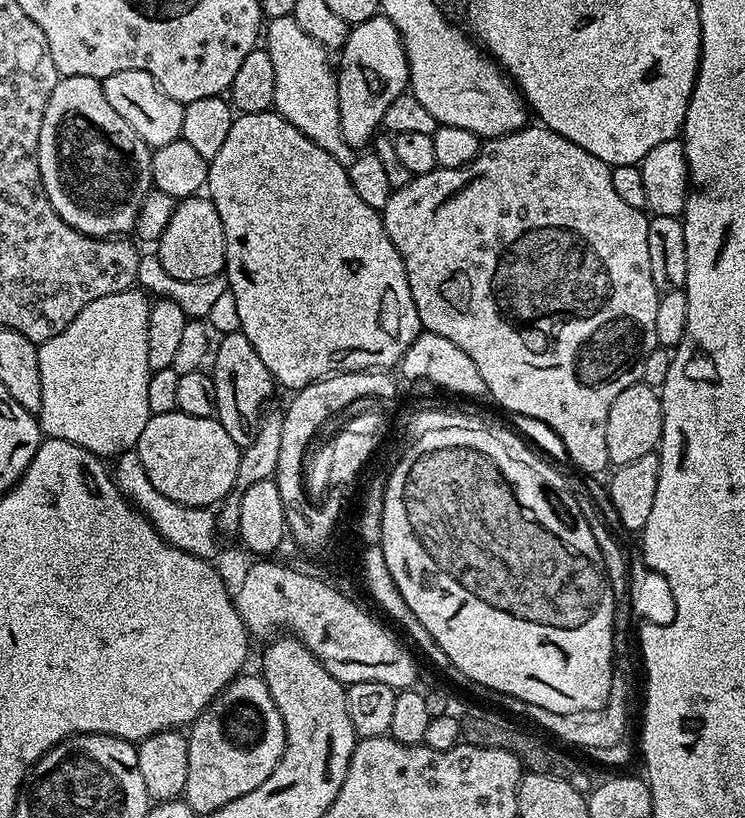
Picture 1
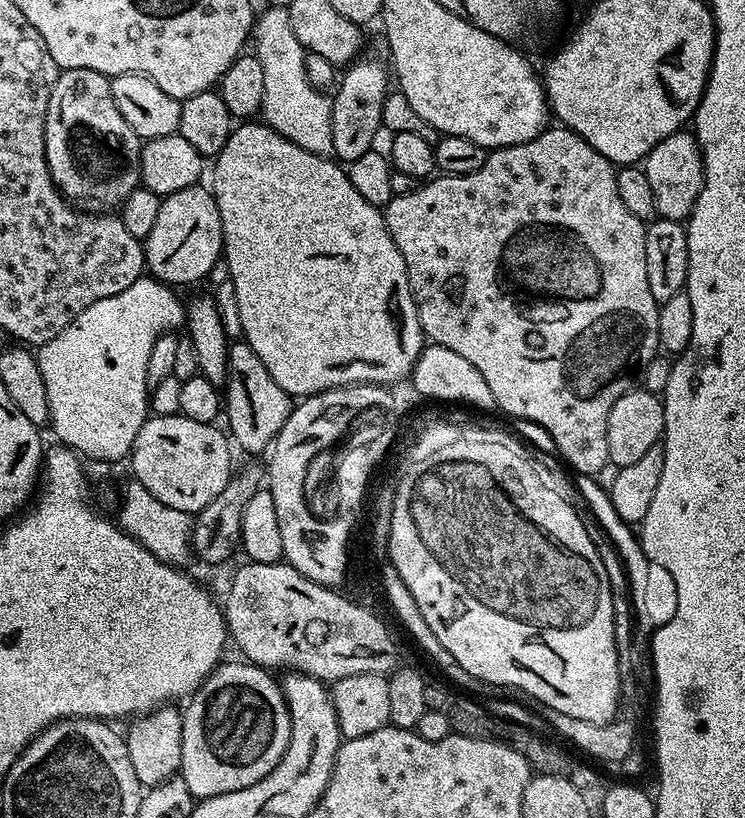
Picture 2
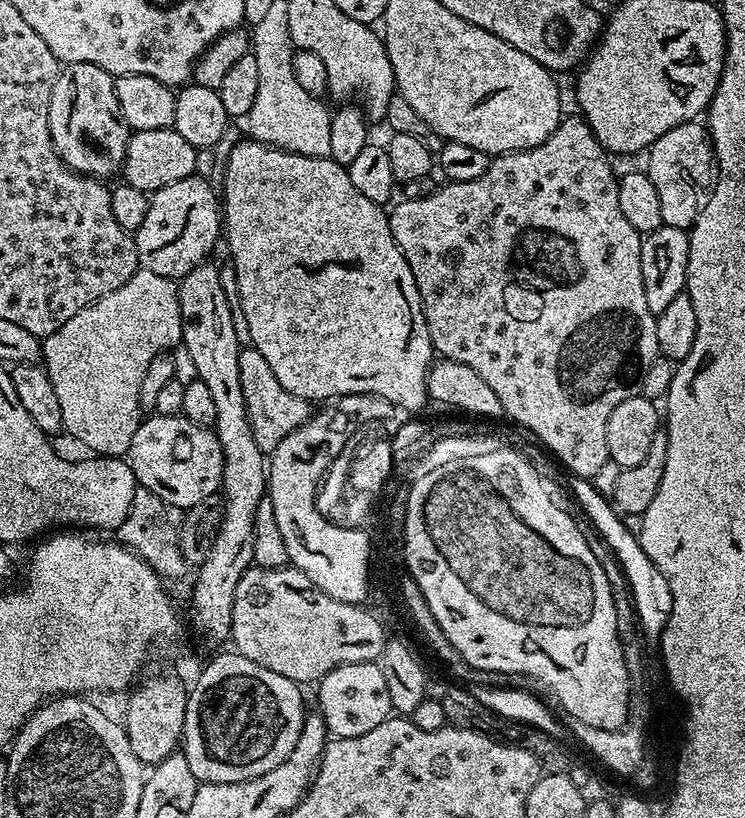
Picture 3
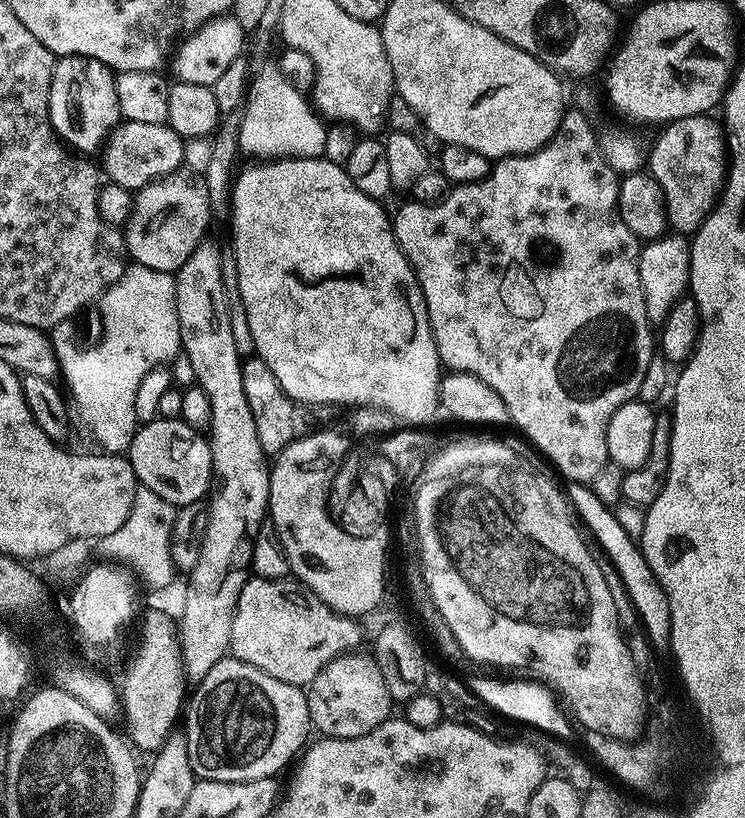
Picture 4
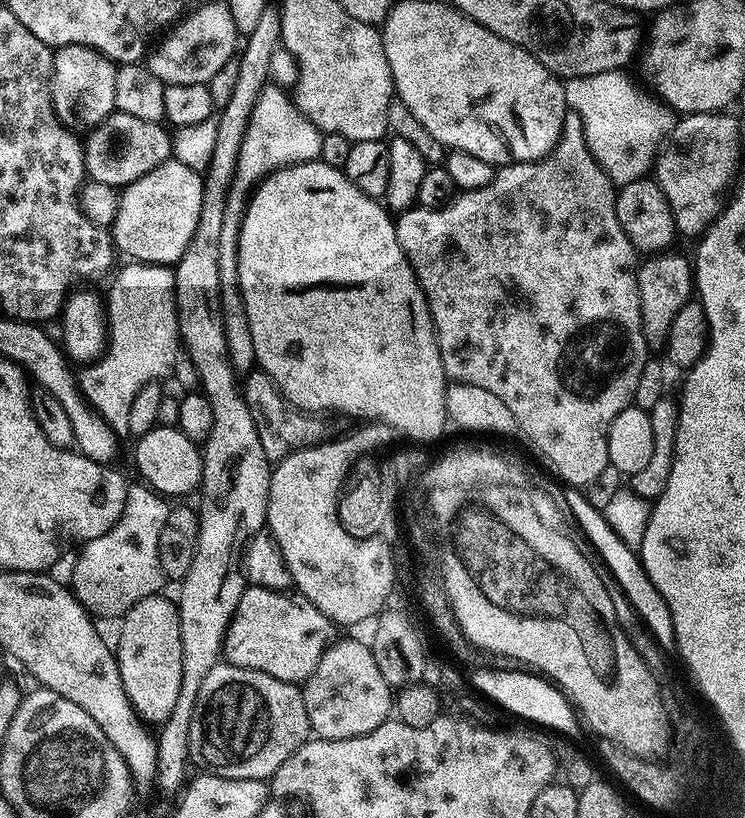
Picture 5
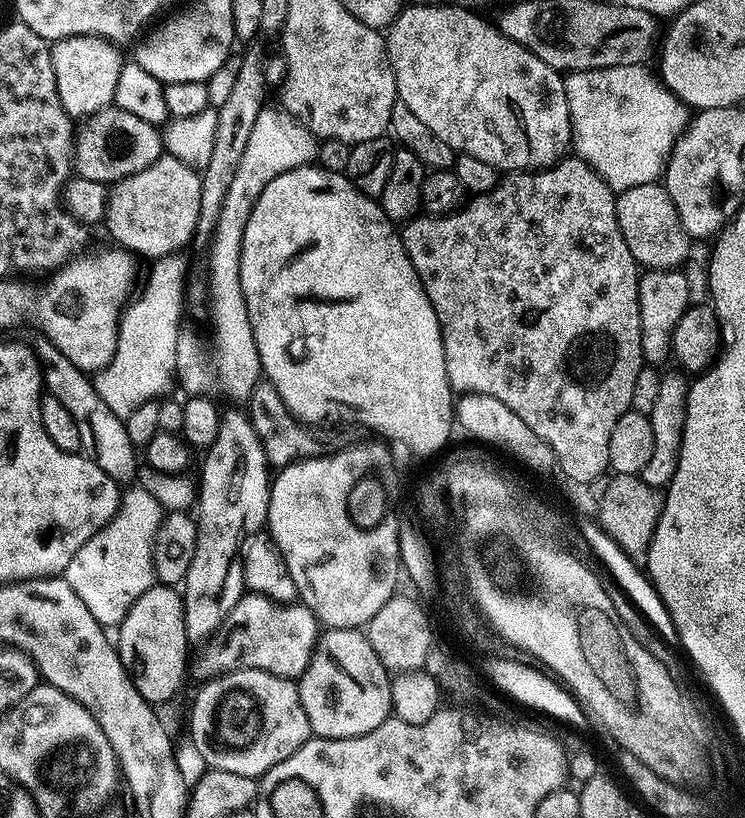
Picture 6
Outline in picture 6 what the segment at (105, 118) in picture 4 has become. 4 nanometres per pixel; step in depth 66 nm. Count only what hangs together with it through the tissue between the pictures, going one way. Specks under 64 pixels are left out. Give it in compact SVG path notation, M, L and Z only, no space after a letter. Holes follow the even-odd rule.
M75 34L55 41L51 50L56 89L69 117L88 116L113 103L122 63L121 49L113 41L93 34Z

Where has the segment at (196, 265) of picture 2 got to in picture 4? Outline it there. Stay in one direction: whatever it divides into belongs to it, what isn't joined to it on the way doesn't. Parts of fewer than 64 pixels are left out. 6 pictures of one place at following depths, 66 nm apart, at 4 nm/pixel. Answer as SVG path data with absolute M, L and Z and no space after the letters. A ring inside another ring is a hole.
M171 174L144 185L135 193L131 211L127 215L123 229L124 247L127 255L132 256L141 268L171 272L175 274L190 258L201 233L196 233L204 224L204 215L209 215L208 193L203 183L196 184L187 175Z

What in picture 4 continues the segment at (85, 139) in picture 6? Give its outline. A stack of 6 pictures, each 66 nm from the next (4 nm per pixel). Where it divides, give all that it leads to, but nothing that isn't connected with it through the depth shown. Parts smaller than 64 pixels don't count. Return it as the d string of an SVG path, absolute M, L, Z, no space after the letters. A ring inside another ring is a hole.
M124 120L108 133L102 144L103 150L103 175L108 175L111 183L129 190L139 190L156 179L175 173L184 162L182 137L167 124L154 122Z

